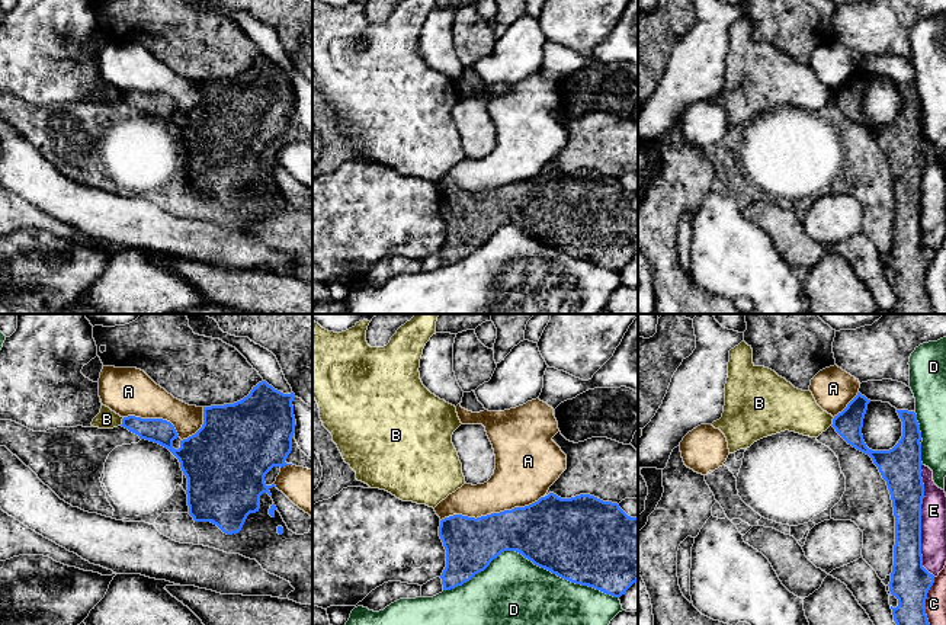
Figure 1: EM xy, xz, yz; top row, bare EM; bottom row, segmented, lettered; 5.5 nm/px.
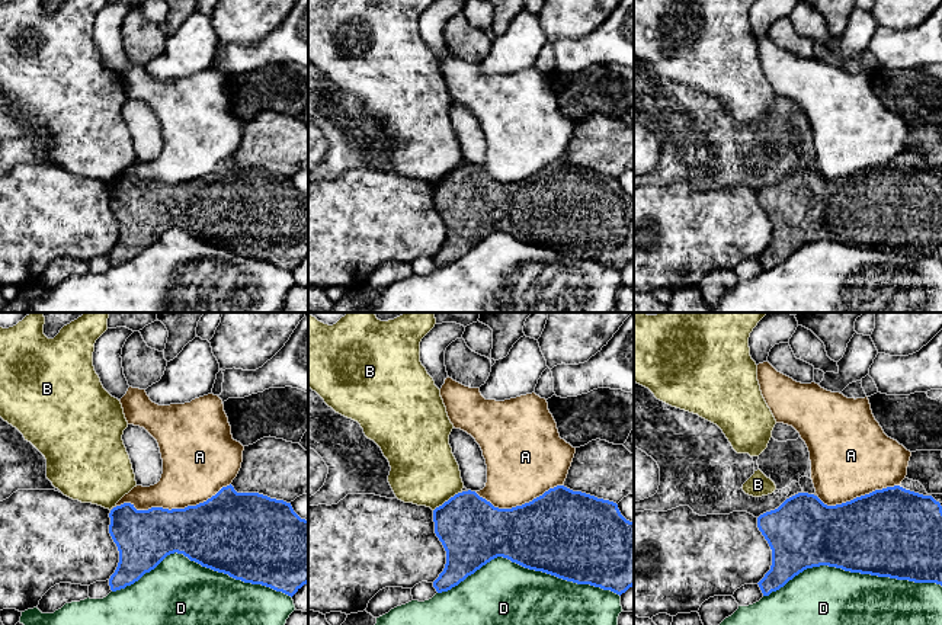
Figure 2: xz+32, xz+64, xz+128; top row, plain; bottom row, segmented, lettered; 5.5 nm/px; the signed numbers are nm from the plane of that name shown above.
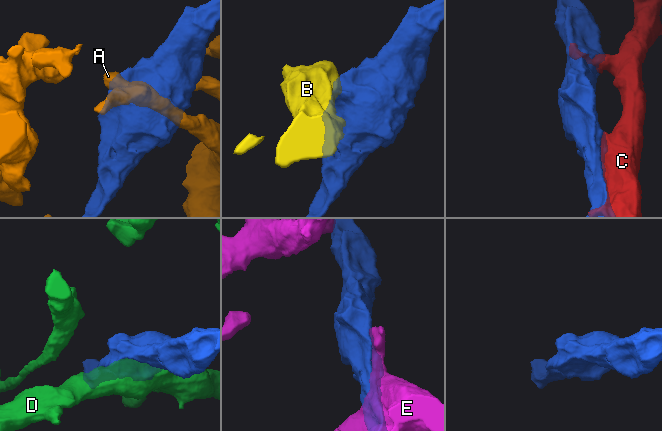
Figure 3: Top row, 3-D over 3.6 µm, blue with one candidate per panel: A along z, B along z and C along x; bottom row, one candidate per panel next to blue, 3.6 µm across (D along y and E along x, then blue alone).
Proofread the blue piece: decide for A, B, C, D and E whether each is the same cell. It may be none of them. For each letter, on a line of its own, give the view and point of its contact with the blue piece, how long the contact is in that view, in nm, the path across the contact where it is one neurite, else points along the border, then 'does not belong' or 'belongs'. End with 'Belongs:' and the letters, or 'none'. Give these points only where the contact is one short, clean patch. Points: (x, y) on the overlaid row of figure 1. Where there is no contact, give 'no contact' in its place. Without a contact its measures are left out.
A: meets blue in xz at (493, 513); contact 600 nm long; does not belong
B: meets blue in xy at (122, 422); contact 50 nm long; border along xy (124, 417), (119, 425); does not belong
C: meets blue in yz at (924, 601); contact 260 nm long; does not belong
D: meets blue in xz at (531, 560); contact 950 nm long; does not belong
E: meets blue in yz at (920, 521); contact 650 nm long; does not belong
Belongs: none

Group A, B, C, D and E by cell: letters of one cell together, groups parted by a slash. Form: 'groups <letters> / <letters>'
groups A / B / C / D / E

